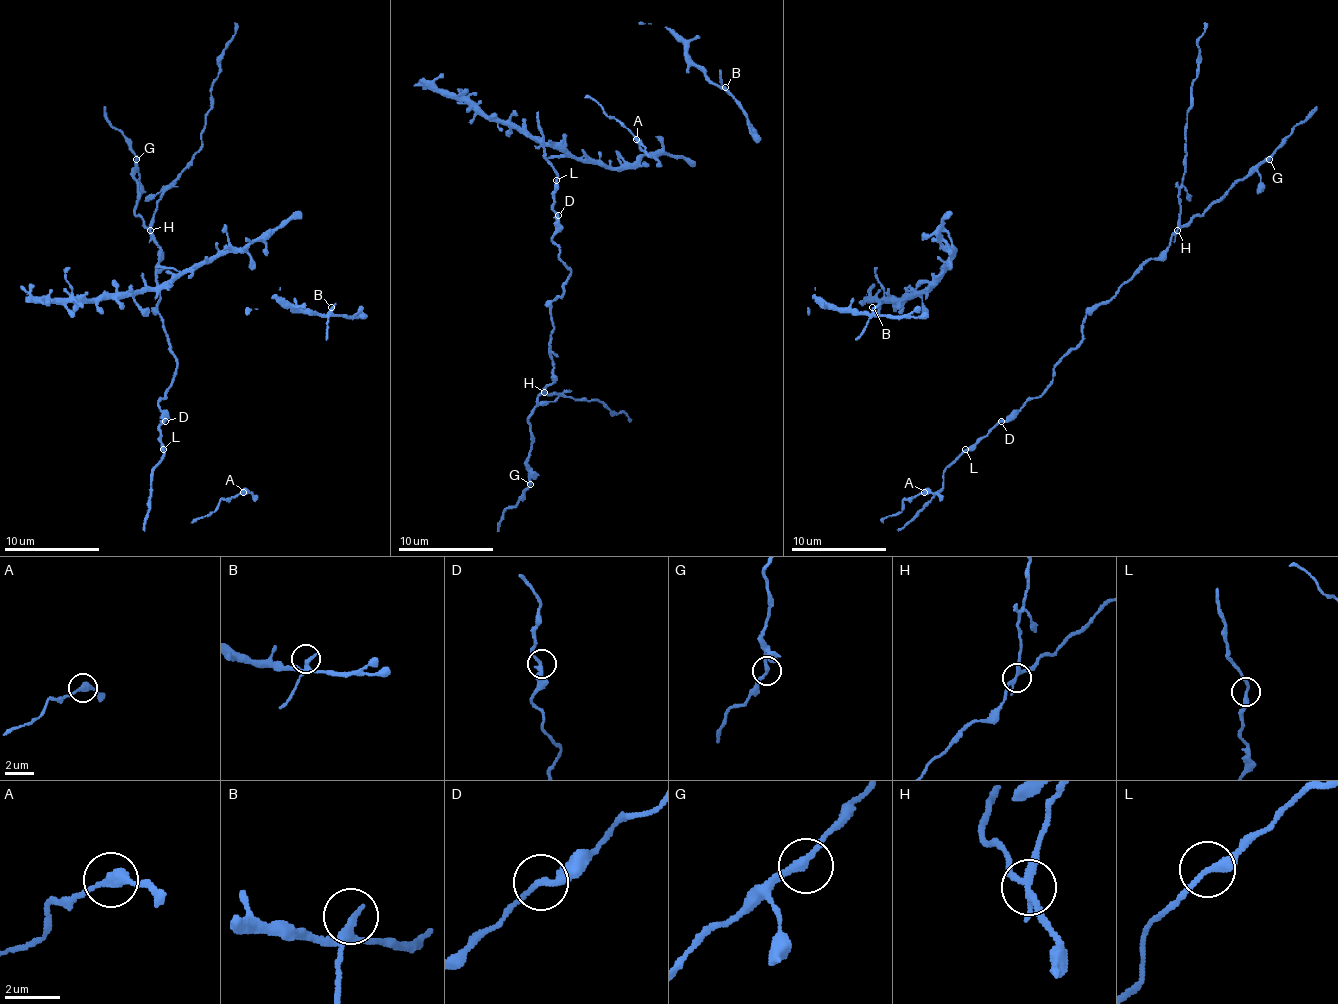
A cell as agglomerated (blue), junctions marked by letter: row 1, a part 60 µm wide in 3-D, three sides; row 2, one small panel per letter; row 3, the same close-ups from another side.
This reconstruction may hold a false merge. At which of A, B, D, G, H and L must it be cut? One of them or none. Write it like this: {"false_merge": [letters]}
{"false_merge": ["H"]}

